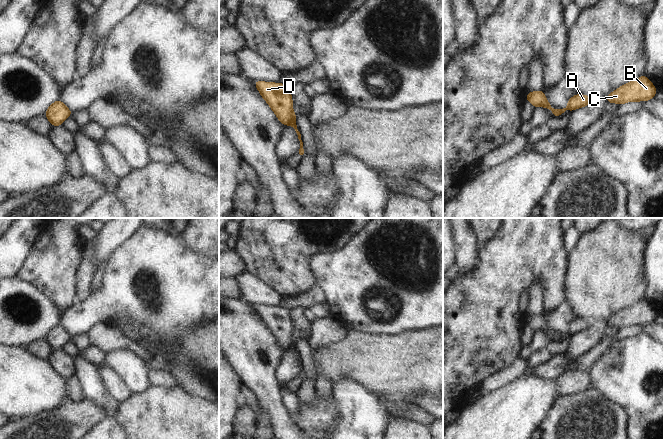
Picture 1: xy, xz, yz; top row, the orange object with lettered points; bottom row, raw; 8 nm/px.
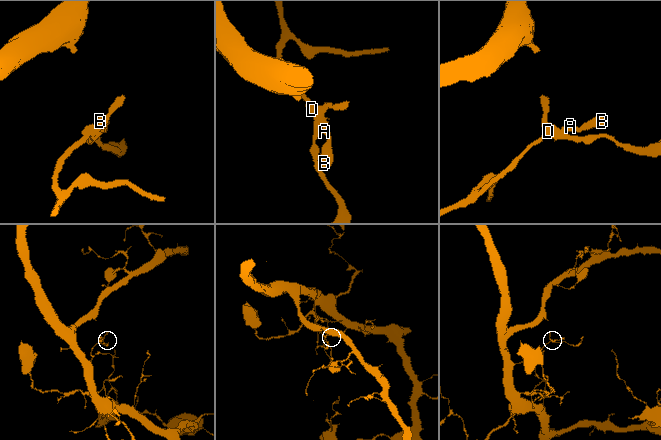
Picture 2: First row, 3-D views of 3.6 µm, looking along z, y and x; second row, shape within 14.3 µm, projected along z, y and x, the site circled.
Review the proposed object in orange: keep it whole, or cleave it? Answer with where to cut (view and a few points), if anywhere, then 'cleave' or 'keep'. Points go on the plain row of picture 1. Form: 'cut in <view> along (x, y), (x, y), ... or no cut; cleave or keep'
cut in xz along (292, 333), (292, 341), (287, 348); cleave

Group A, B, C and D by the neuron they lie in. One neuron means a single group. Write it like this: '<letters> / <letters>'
A B C / D

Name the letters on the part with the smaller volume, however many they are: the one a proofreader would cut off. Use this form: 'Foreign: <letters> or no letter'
Foreign: A, B, C

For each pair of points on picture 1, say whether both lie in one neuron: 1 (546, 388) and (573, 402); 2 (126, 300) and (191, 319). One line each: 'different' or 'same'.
1: different
2: same

